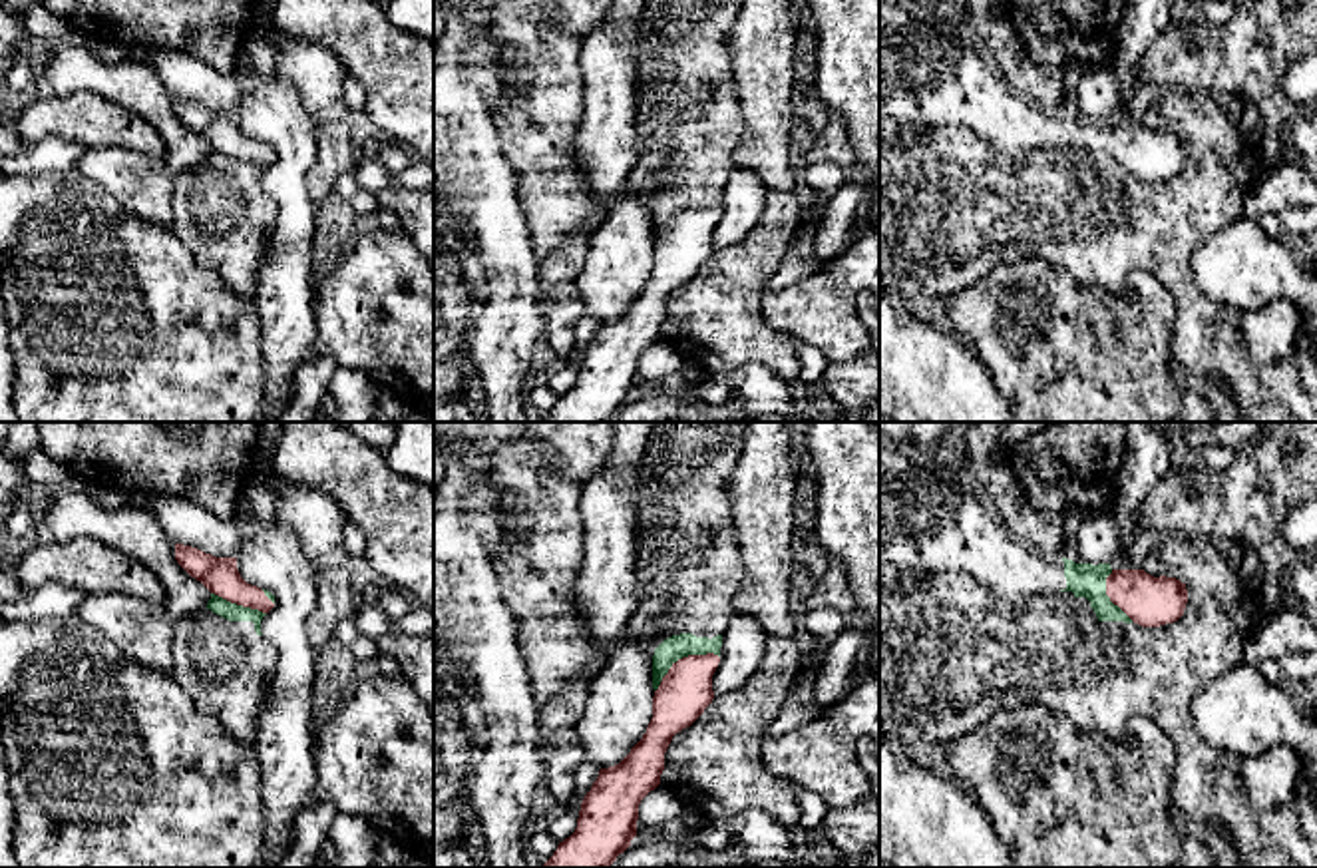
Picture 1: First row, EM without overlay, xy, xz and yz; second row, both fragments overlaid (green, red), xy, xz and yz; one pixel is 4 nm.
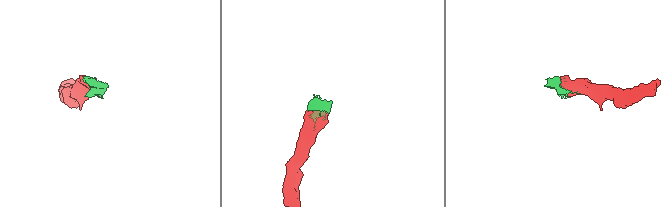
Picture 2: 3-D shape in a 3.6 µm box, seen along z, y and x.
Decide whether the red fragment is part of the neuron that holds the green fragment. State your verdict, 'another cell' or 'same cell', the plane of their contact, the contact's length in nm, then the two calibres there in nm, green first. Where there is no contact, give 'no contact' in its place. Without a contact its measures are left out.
same cell | xz | 300 nm | 100/220 nm

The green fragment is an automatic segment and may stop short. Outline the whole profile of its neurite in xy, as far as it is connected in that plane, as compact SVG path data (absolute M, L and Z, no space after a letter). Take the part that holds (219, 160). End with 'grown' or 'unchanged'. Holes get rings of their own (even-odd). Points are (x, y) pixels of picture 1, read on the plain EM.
M175 98L175 113L211 145L207 163L229 175L253 175L257 189L263 189L261 175L275 161L275 149L247 137L237 123L237 111L215 111Z; grown

